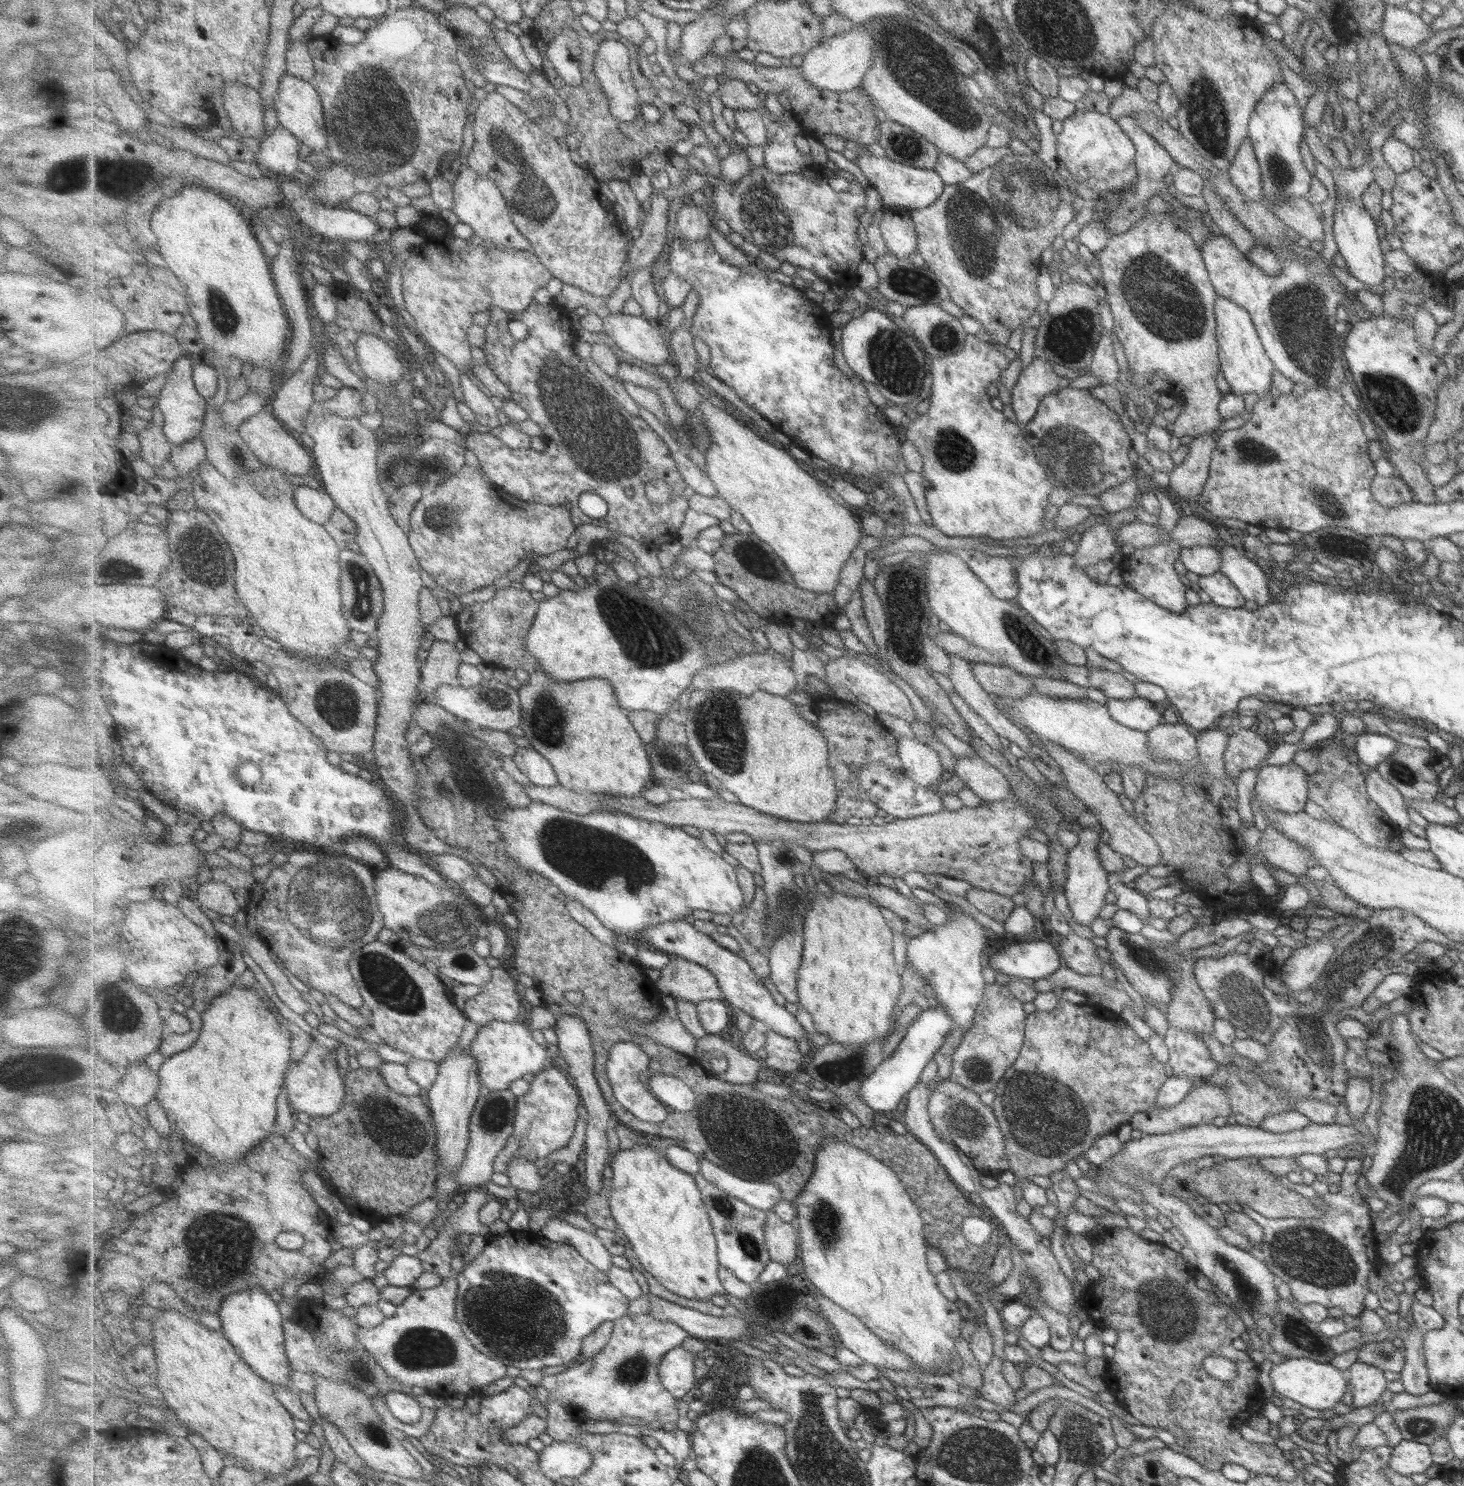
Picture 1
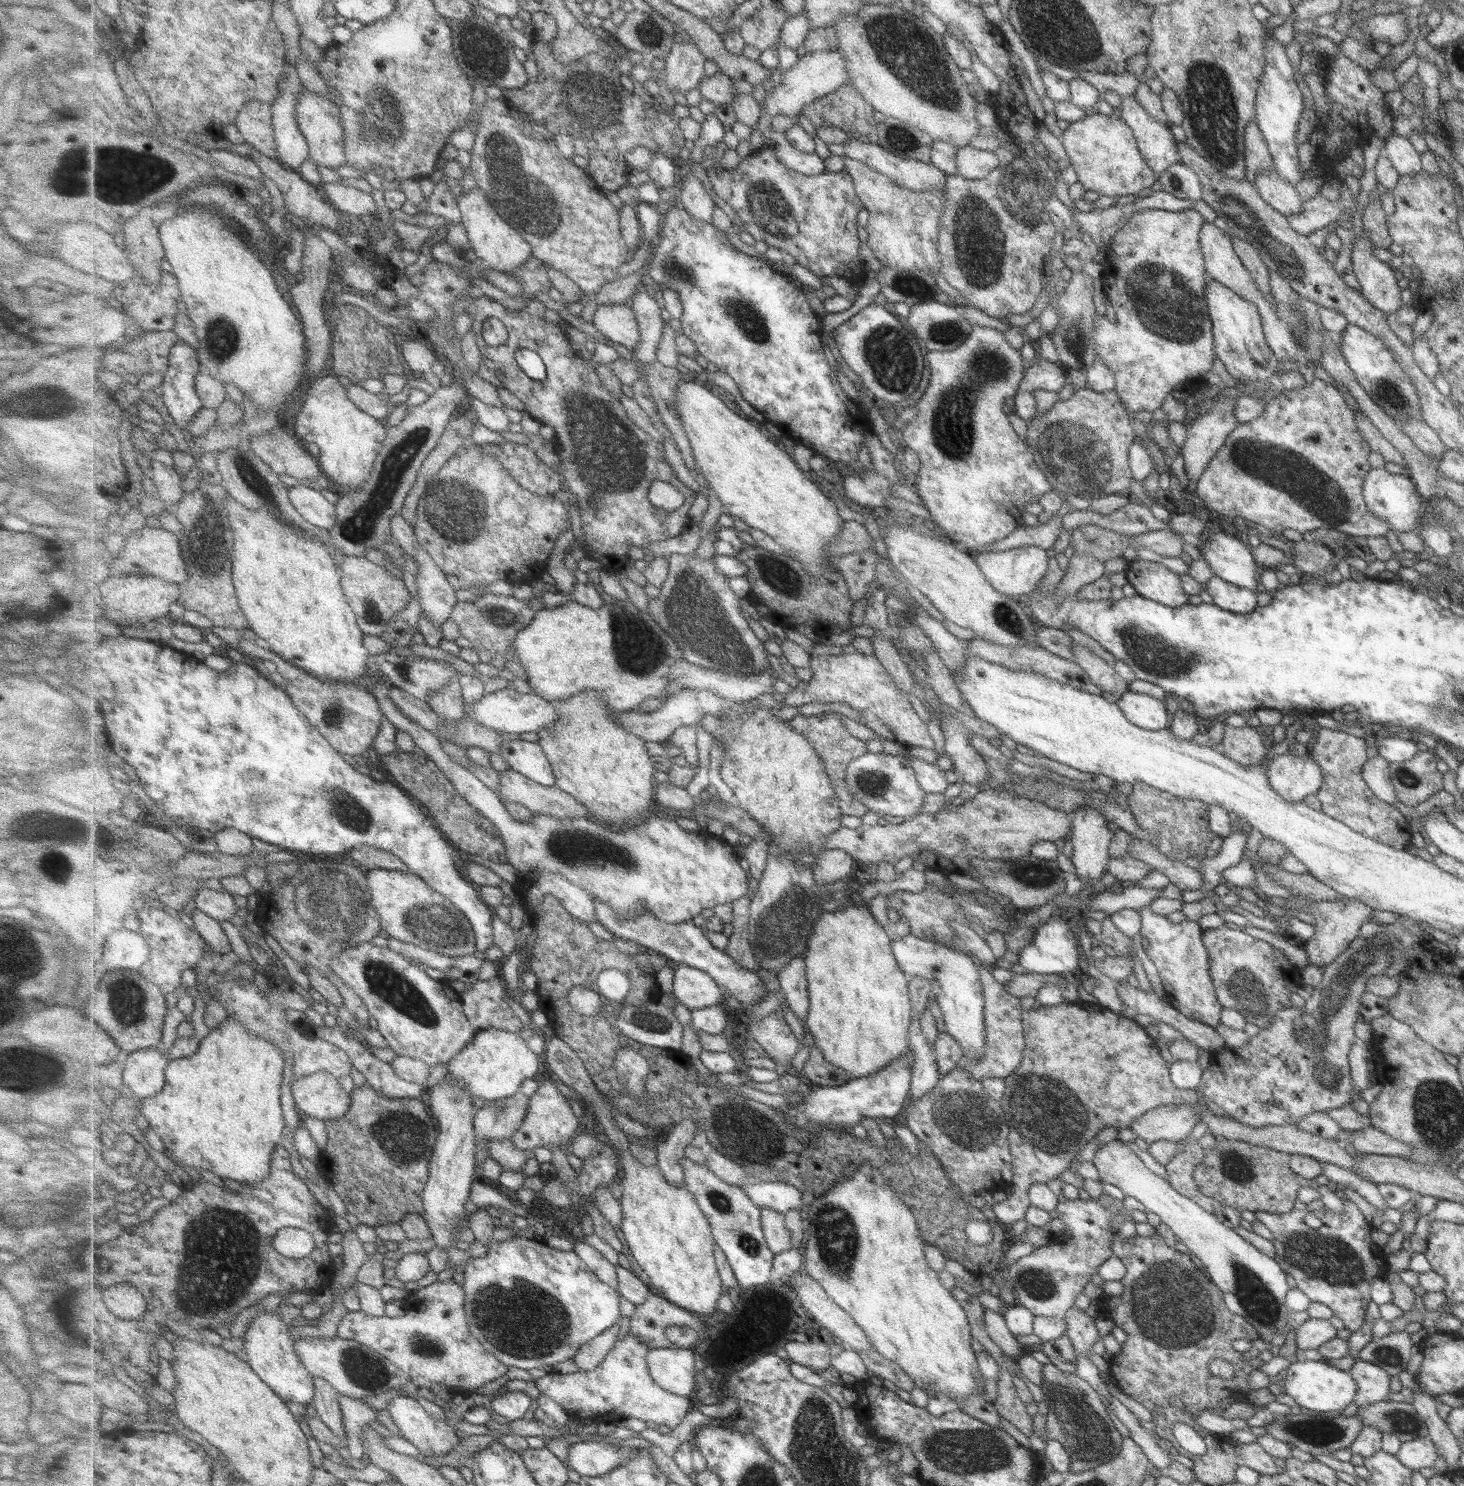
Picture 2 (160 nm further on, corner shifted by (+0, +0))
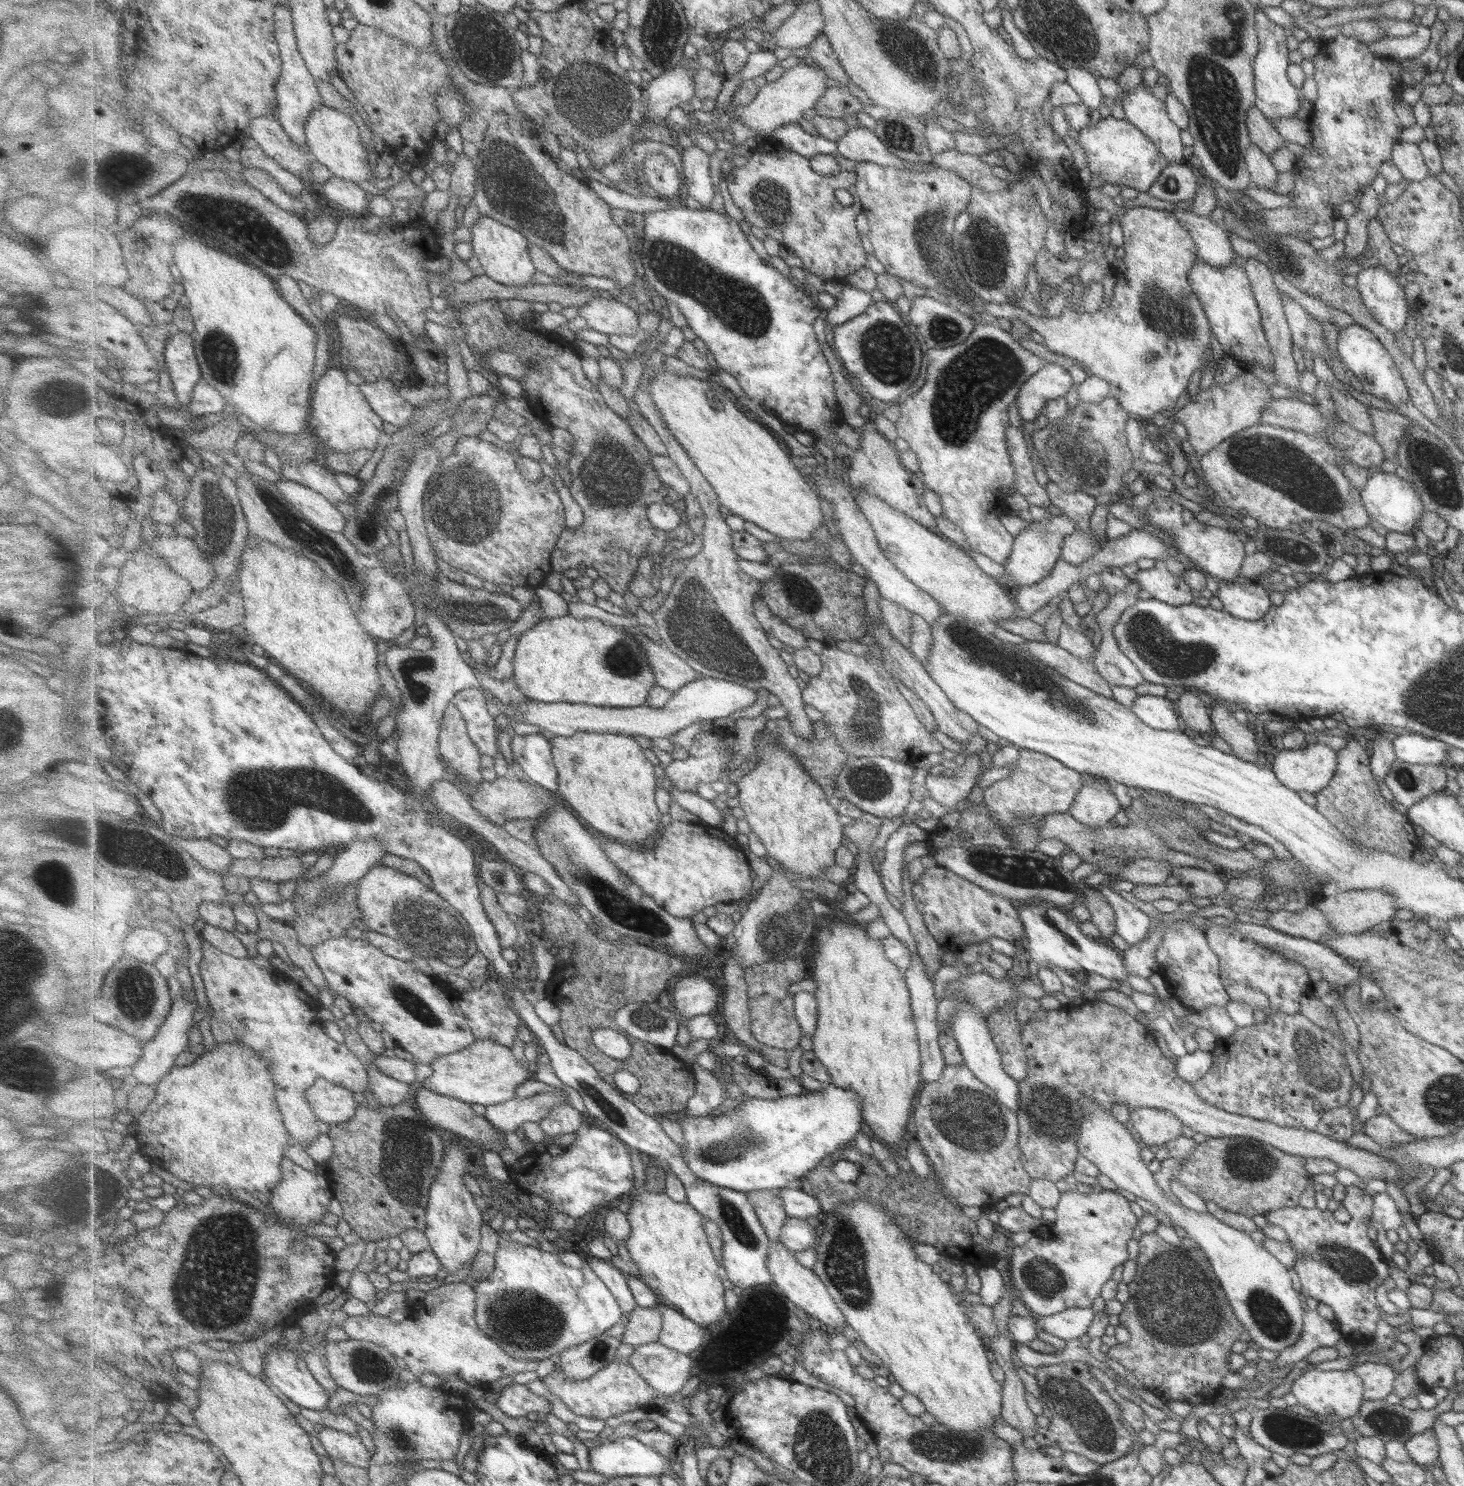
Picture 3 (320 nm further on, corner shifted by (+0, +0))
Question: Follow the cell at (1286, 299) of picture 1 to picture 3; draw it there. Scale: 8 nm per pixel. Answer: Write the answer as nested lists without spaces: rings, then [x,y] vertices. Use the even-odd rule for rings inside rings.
[[[1177,205],[1170,211],[1177,223],[1192,239],[1196,259],[1213,268],[1227,268],[1234,258],[1225,229],[1219,229],[1208,216],[1195,216],[1187,212],[1185,205]]]

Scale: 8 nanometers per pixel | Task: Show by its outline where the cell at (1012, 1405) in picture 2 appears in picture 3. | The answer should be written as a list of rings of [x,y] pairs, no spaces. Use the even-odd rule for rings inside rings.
[[[1069,1361],[1041,1365],[1035,1376],[1040,1388],[1040,1400],[1054,1417],[1045,1429],[1032,1434],[1032,1440],[1040,1447],[1058,1448],[1063,1453],[1085,1457],[1097,1466],[1127,1455],[1132,1437],[1121,1419],[1118,1404],[1103,1390],[1081,1362]]]

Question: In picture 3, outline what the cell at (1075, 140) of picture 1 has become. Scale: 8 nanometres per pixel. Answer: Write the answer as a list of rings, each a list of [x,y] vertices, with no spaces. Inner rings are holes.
[[[1108,116],[1078,131],[1077,145],[1083,148],[1090,174],[1099,176],[1103,183],[1115,184],[1119,188],[1135,188],[1144,192],[1153,184],[1168,160],[1162,157],[1158,148],[1141,131],[1124,119]]]

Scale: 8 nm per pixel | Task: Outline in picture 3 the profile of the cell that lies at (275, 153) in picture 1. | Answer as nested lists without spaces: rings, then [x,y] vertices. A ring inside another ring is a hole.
[[[278,4],[276,8],[276,41],[280,47],[282,58],[282,73],[276,84],[278,105],[275,115],[281,122],[286,133],[302,147],[307,147],[306,124],[310,114],[324,105],[316,78],[308,69],[304,57],[298,48],[296,28],[293,23],[293,13],[289,5]]]

